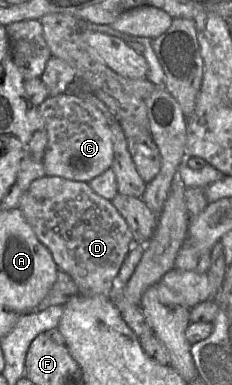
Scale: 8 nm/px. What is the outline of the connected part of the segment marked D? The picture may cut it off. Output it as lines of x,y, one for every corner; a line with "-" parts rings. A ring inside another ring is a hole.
44,176
34,180
20,198
18,208
37,239
50,251
58,270
67,273
83,296
110,297
113,280
134,244
132,233
111,201
97,195
85,182

